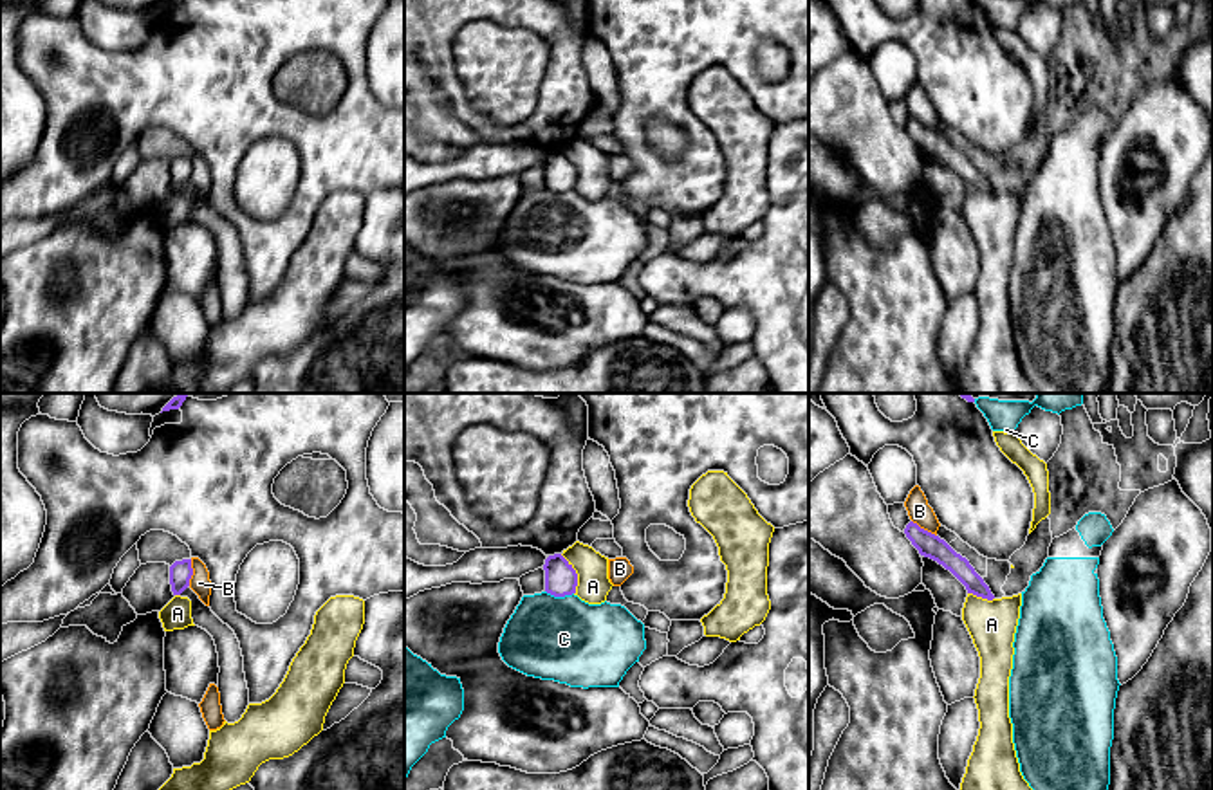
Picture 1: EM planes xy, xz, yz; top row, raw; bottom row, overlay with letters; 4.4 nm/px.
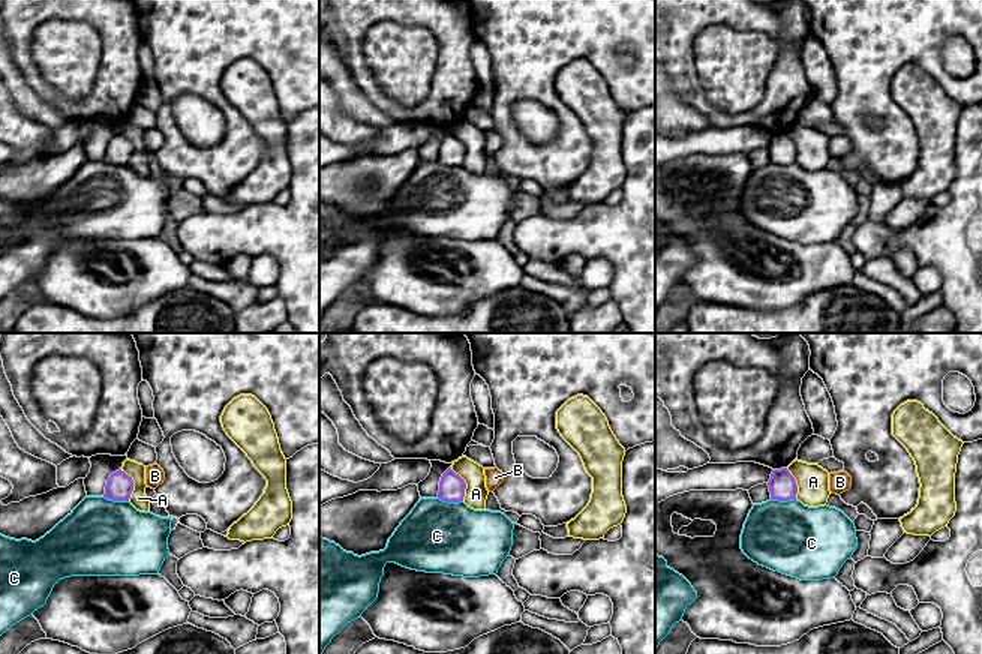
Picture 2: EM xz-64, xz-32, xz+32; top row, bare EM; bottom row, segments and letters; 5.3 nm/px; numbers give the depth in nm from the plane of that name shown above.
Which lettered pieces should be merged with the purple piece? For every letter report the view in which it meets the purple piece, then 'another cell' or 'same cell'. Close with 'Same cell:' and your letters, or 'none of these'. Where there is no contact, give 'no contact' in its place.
A: xz | another cell
B: xy | another cell
C: xz | another cell
Same cell: none of these

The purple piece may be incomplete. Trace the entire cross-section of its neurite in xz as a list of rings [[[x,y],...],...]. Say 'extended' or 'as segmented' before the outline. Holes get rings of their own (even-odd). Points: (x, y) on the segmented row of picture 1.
as segmented; [[[561,554],[549,556],[545,559],[543,570],[547,593],[554,597],[576,593],[578,574]]]

